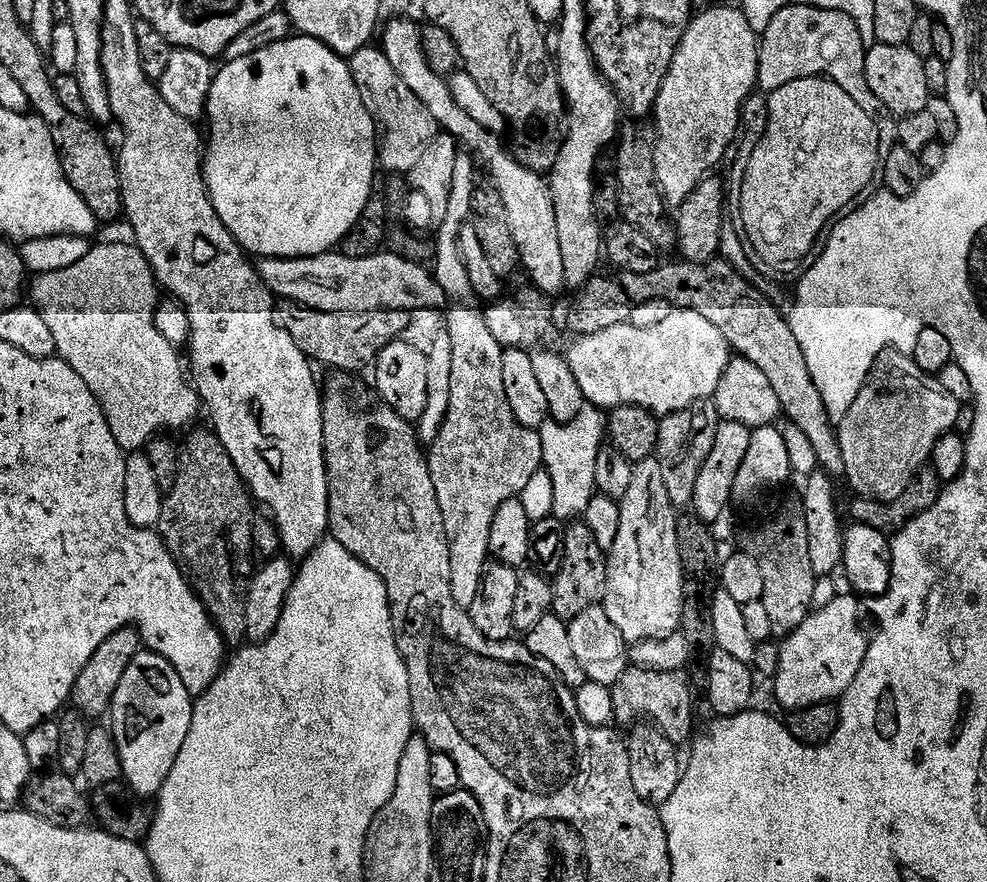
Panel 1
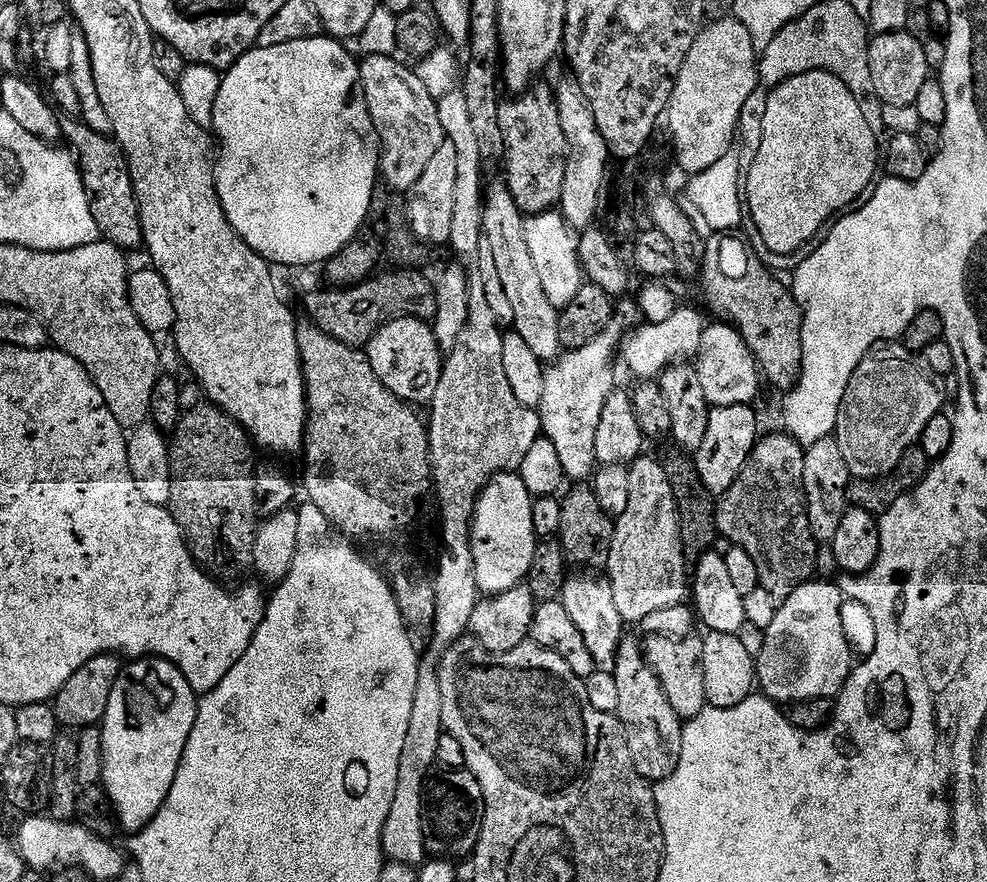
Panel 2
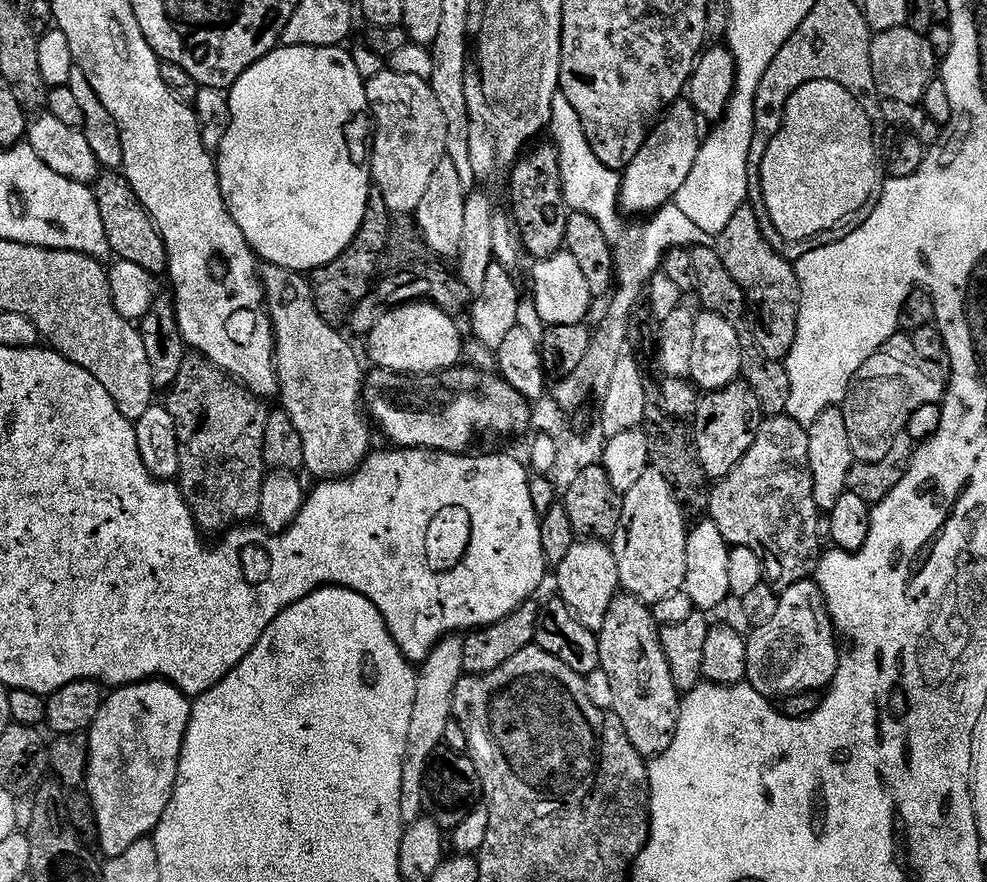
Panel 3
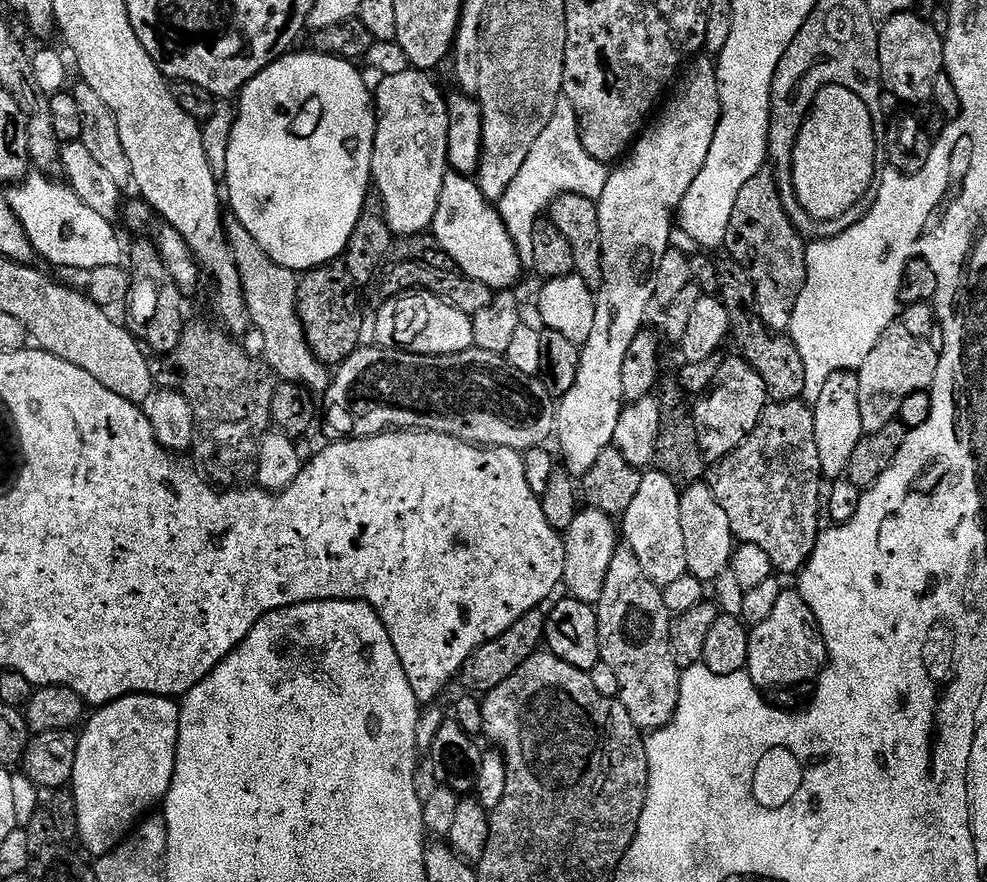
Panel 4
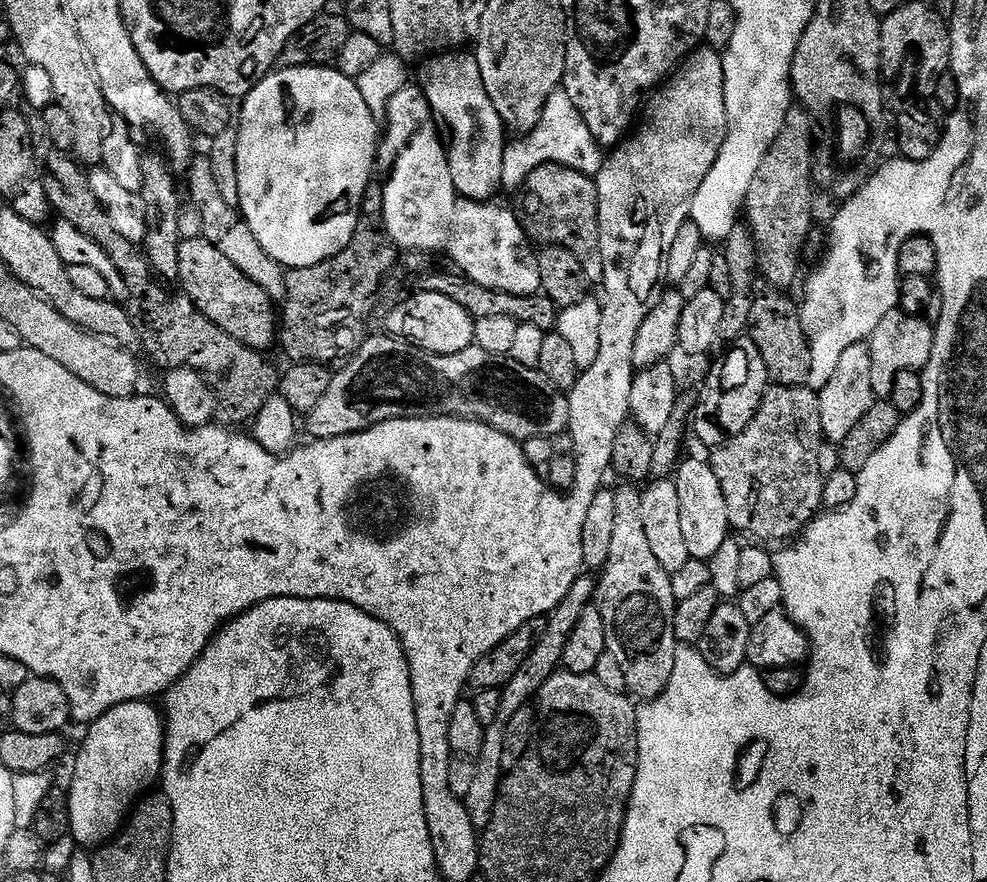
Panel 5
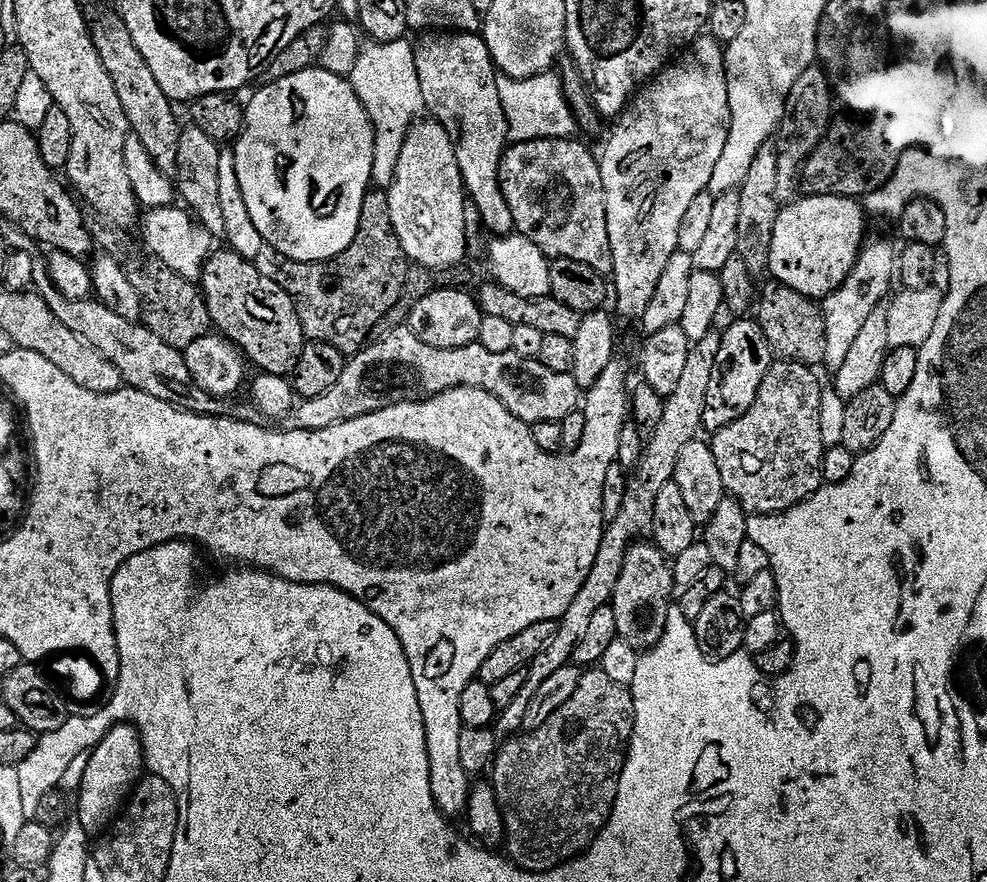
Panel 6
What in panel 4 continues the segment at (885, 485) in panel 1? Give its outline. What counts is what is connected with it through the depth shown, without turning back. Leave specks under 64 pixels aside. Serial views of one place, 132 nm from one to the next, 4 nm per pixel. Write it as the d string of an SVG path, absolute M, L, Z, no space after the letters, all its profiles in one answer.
M893 324L893 328L881 334L880 341L865 354L858 367L858 402L865 433L882 430L882 426L899 417L902 402L906 402L910 394L929 391L936 382L940 354L928 340L914 338L903 324Z

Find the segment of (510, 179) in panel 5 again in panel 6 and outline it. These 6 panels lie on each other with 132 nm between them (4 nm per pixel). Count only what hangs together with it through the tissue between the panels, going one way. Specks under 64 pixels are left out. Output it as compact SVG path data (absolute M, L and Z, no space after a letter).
M555 71L544 72L525 80L498 79L498 94L506 114L508 135L513 141L566 140L577 135L578 121L568 99L564 97L561 77Z

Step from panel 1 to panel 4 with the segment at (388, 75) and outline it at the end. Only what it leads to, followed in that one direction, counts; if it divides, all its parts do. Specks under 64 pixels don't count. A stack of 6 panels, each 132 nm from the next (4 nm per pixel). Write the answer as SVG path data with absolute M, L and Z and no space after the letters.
M409 70L385 76L382 86L374 89L376 137L372 151L371 183L382 194L384 213L396 236L416 238L419 237L419 232L427 233L431 229L434 214L438 214L438 202L442 198L442 182L450 171L448 102L445 93L440 93L439 86L431 78L427 71Z

